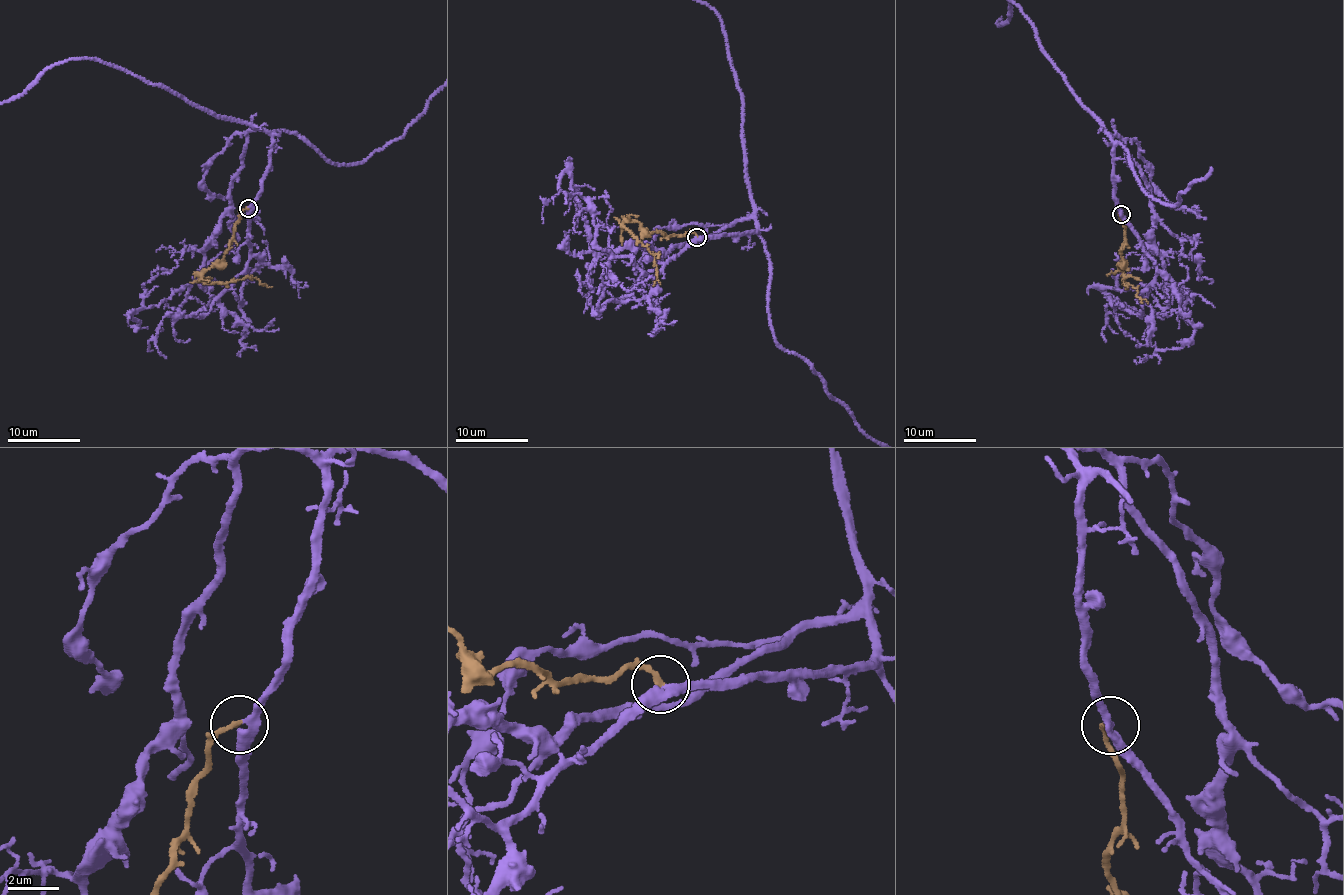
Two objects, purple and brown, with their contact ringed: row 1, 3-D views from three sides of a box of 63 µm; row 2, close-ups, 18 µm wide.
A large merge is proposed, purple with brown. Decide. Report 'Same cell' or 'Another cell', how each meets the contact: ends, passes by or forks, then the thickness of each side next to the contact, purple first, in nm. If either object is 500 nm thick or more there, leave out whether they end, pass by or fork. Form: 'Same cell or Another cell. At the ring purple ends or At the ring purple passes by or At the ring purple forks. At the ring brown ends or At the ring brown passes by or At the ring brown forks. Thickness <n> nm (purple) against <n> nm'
Same cell. At the ring purple passes by. At the ring brown ends. Thickness 240 nm (purple) against 200 nm

